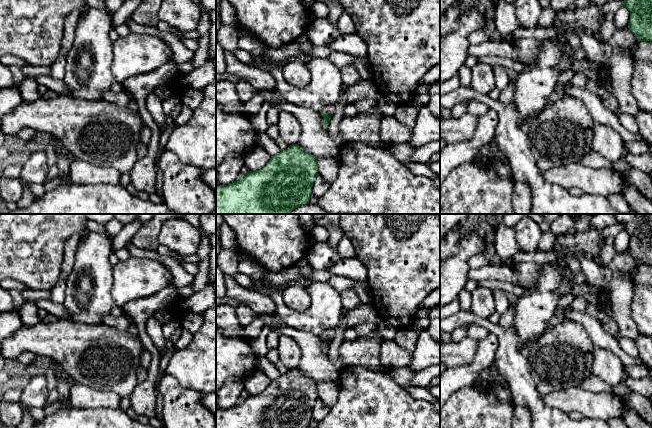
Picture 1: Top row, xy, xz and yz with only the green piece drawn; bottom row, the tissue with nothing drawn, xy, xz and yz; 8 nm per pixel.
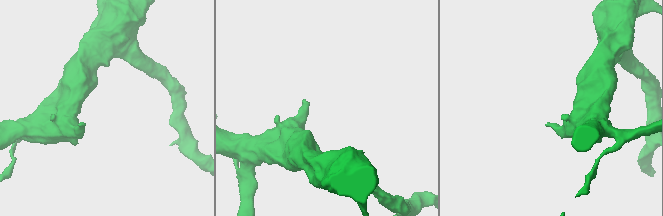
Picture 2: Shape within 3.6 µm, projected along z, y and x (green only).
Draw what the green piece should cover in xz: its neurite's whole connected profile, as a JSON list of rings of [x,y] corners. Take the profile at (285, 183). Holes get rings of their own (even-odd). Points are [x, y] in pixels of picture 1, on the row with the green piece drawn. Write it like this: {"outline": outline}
{"outline": [[[298,144],[290,145],[279,154],[271,156],[262,169],[248,171],[228,185],[216,185],[216,214],[288,214],[309,203],[312,185],[318,175],[317,158],[304,151]]]}

